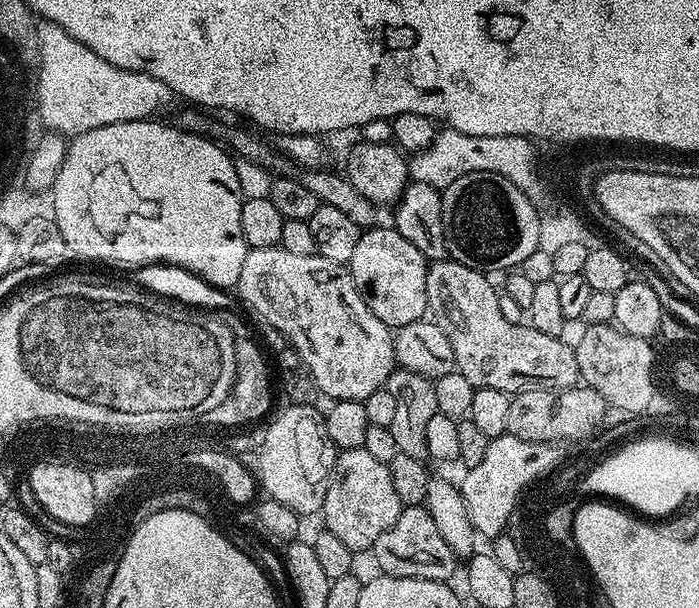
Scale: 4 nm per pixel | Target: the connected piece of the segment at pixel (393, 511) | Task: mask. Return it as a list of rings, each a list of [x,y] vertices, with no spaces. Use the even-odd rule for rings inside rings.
[[[364,447],[346,448],[337,455],[322,509],[323,527],[327,532],[346,542],[353,553],[360,554],[363,548],[364,551],[371,549],[372,544],[378,542],[378,534],[390,530],[390,526],[398,522],[401,507],[387,464],[366,454]]]

